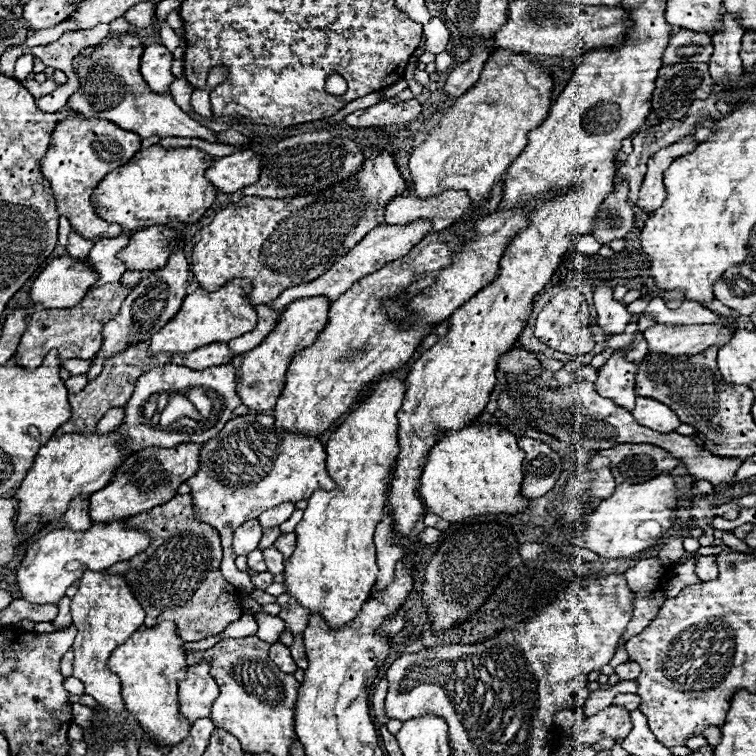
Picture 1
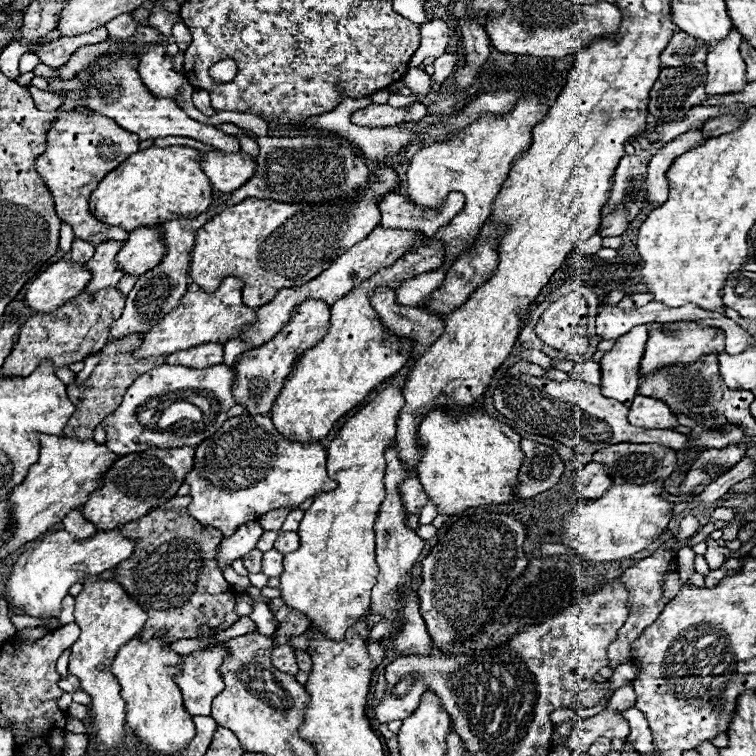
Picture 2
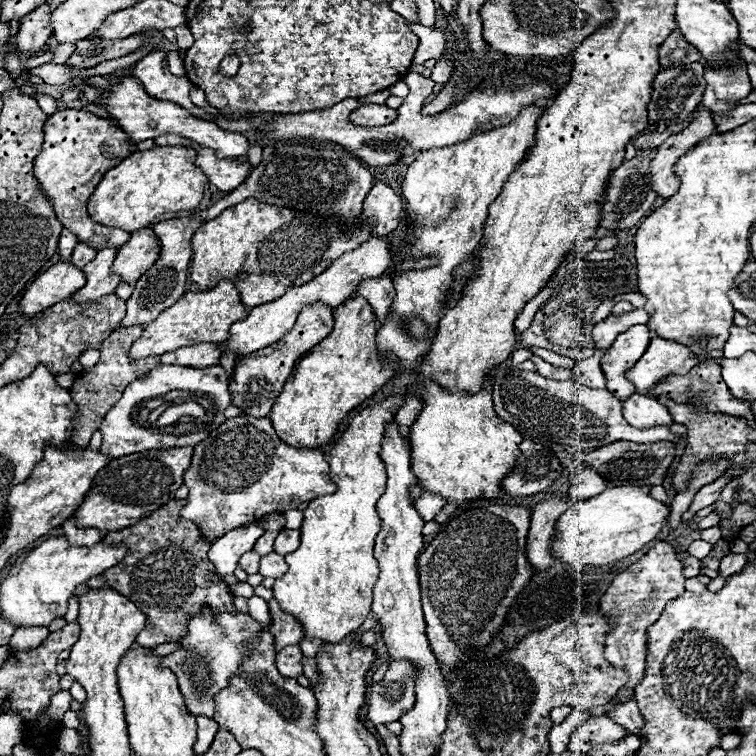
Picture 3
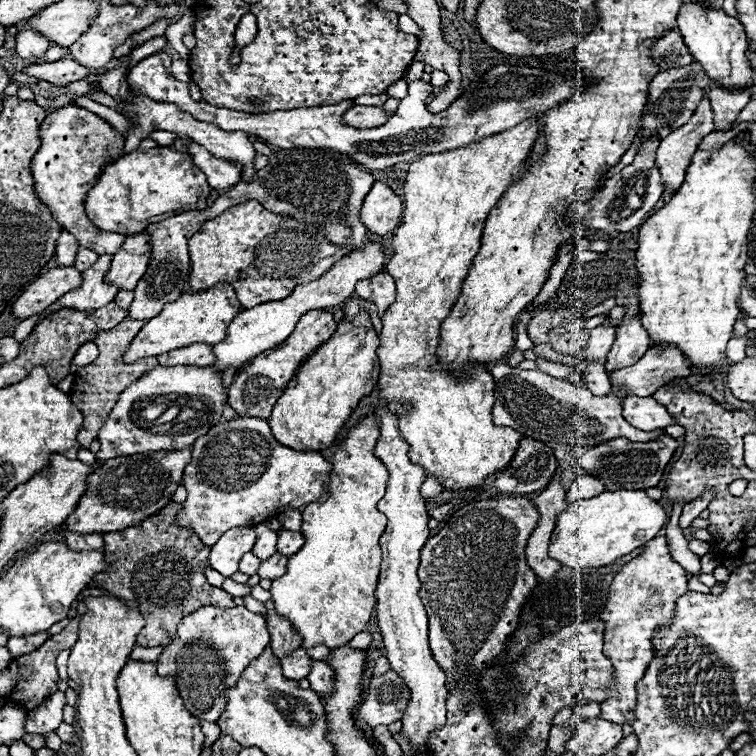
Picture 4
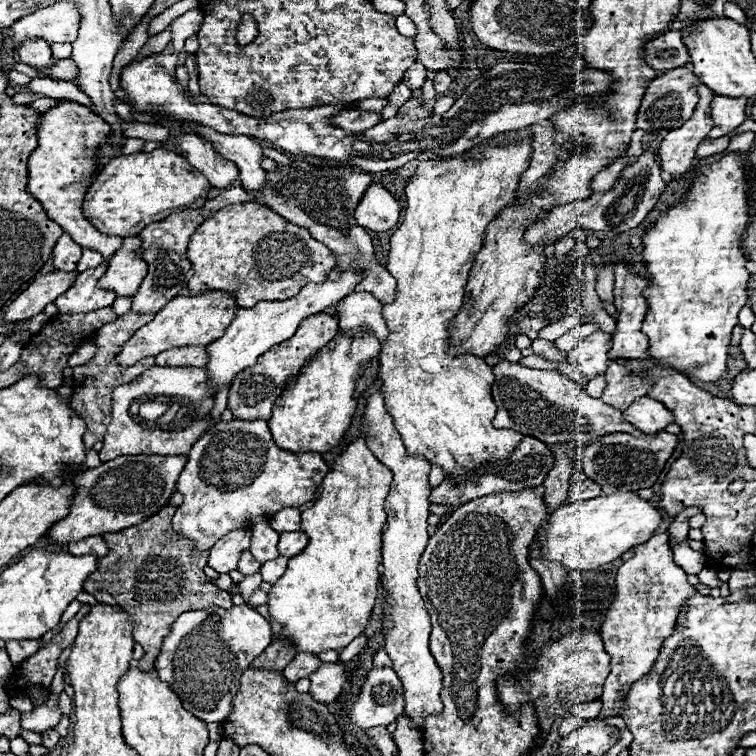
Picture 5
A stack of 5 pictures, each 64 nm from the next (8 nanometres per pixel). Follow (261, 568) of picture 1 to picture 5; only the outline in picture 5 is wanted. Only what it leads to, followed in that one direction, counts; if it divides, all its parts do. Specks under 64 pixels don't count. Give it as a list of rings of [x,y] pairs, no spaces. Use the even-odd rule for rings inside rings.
[[[244,552],[244,554],[240,556],[240,560],[238,560],[238,570],[240,570],[242,574],[246,574],[246,576],[256,574],[258,568],[260,568],[260,562],[254,560],[254,556],[252,556],[250,552]]]

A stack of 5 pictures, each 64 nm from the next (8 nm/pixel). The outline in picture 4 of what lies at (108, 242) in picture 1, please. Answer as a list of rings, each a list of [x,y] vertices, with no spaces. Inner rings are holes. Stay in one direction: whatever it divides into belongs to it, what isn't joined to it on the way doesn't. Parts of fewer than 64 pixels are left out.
[[[102,254],[90,268],[82,272],[82,278],[84,278],[82,286],[62,296],[62,300],[54,302],[46,311],[50,313],[54,308],[62,308],[62,306],[86,310],[86,308],[102,308],[104,304],[110,304],[118,292],[116,284],[104,282],[104,276],[110,268],[110,260],[112,260],[112,254]],[[37,314],[35,316],[32,316],[30,318],[27,318],[23,320],[14,331],[13,337],[21,342],[25,338],[27,338],[30,334],[30,332],[33,330],[34,326],[36,325],[37,321],[40,319],[41,314]]]

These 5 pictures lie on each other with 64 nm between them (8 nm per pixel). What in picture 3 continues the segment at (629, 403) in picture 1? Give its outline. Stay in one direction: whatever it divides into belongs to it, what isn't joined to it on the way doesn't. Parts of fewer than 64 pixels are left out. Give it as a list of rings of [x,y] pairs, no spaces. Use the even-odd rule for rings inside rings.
[[[636,324],[628,328],[624,334],[618,334],[614,344],[602,356],[602,372],[606,376],[606,390],[618,400],[626,402],[634,392],[634,384],[626,380],[626,372],[634,368],[642,352],[646,352],[650,344],[650,330],[644,324]]]

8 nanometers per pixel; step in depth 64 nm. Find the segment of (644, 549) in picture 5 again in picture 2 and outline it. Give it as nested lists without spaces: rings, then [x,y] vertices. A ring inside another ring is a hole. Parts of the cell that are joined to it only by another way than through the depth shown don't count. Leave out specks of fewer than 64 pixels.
[[[660,546],[652,556],[648,556],[648,558],[644,558],[644,560],[636,562],[636,564],[634,564],[632,568],[628,568],[620,578],[622,578],[626,590],[630,592],[630,596],[628,596],[628,610],[630,610],[630,614],[628,614],[626,624],[624,624],[622,630],[618,632],[618,638],[610,644],[608,656],[610,656],[610,660],[618,660],[620,664],[624,664],[624,662],[636,664],[636,660],[632,658],[632,652],[630,652],[632,640],[636,640],[636,638],[642,634],[642,630],[644,630],[646,626],[650,626],[650,624],[658,618],[658,614],[662,612],[664,604],[670,602],[670,600],[680,592],[682,580],[680,580],[680,576],[678,576],[678,568],[676,568],[676,558],[674,558],[674,554],[668,552],[664,546]],[[628,708],[622,712],[622,716],[630,722],[630,734],[626,738],[626,742],[632,746],[634,752],[638,754],[654,754],[658,752],[654,740],[652,740],[652,732],[648,728],[646,716],[642,716],[642,712],[638,712],[636,708]]]

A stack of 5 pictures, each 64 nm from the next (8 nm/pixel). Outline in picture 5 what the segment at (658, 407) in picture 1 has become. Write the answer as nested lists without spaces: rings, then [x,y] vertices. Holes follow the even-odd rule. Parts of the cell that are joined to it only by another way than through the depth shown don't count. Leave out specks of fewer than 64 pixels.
[[[642,396],[634,400],[626,410],[624,410],[626,422],[642,430],[644,434],[658,434],[664,430],[668,424],[674,422],[672,412],[658,400],[652,400],[648,396]]]

